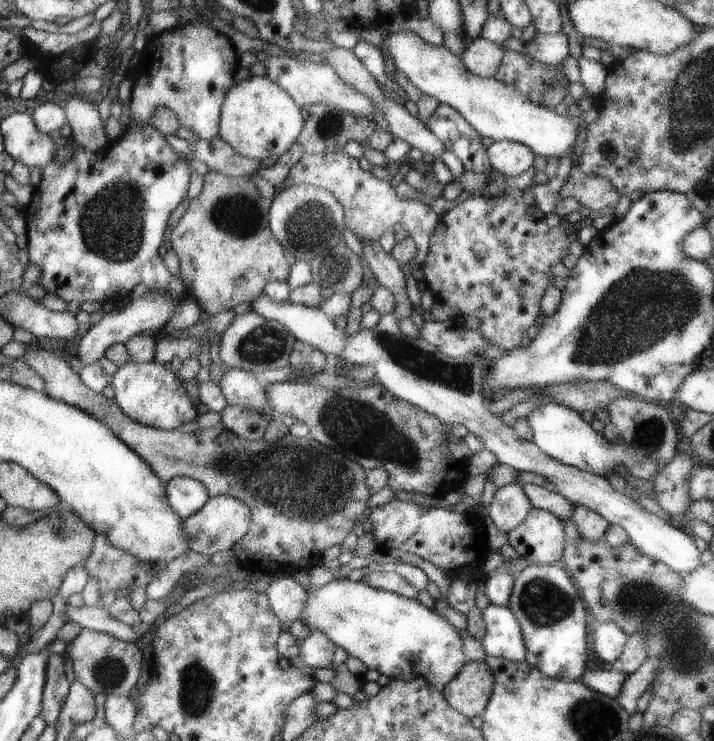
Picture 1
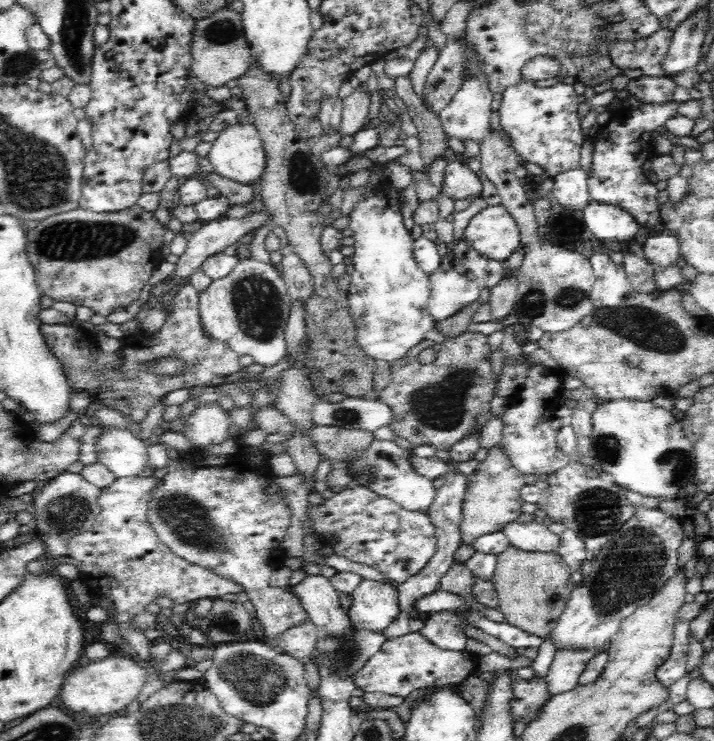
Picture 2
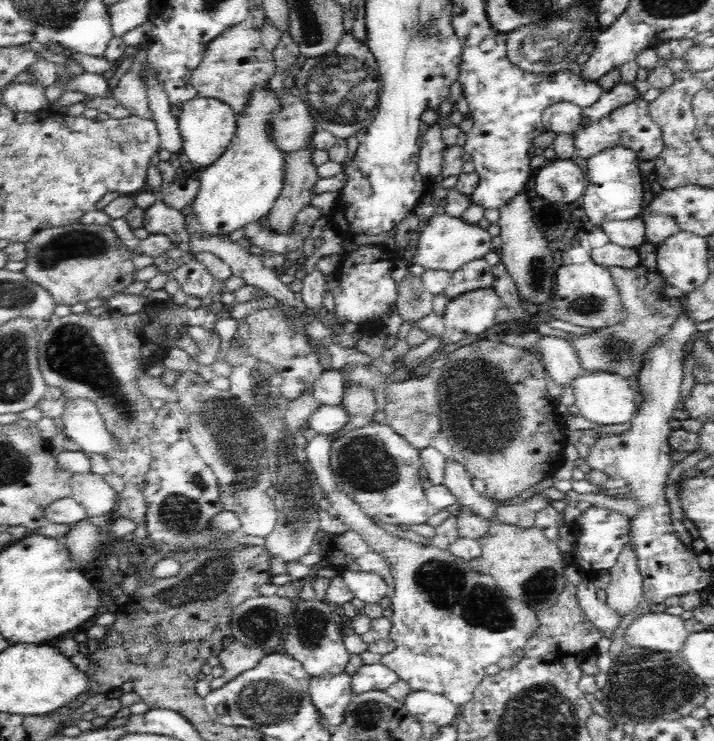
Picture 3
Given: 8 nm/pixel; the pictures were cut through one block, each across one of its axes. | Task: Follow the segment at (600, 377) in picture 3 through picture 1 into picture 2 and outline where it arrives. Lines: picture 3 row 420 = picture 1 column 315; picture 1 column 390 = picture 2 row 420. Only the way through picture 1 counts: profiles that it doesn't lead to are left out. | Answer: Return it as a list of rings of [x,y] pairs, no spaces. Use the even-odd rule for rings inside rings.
[[[609,399],[596,407],[592,423],[593,432],[588,455],[594,458],[598,470],[612,476],[618,486],[652,498],[670,498],[677,497],[678,492],[693,480],[697,463],[695,450],[692,441],[684,434],[681,422],[674,418],[670,410],[656,406],[652,401]]]

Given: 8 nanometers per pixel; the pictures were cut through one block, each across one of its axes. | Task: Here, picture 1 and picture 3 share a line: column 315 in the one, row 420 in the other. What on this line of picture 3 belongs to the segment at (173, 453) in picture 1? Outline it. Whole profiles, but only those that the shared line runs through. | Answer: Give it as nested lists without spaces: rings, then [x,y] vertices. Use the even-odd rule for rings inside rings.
[[[482,338],[452,351],[449,361],[445,363],[438,373],[439,385],[437,397],[440,404],[440,419],[442,422],[440,431],[446,434],[446,438],[452,445],[453,458],[464,465],[473,478],[479,478],[485,482],[486,489],[484,496],[490,499],[496,499],[497,501],[510,500],[518,496],[521,492],[524,492],[524,490],[528,492],[530,488],[534,488],[534,484],[540,483],[545,478],[553,478],[558,468],[562,466],[562,460],[564,460],[565,457],[564,447],[569,442],[566,442],[566,436],[560,432],[560,430],[564,430],[564,426],[566,426],[566,424],[564,424],[566,417],[559,414],[554,399],[552,399],[548,393],[548,389],[546,389],[546,379],[544,377],[546,370],[544,370],[544,364],[540,362],[540,360],[536,360],[535,356],[528,352],[528,350],[499,341]]]

